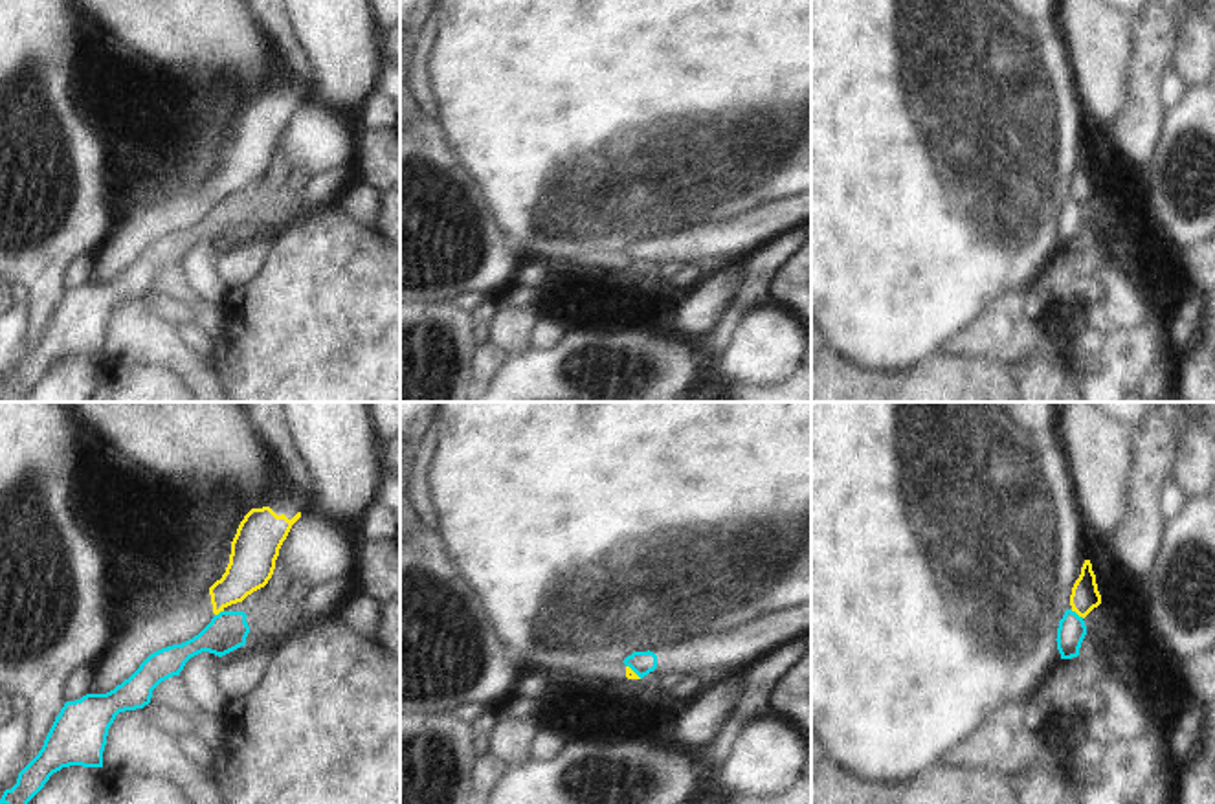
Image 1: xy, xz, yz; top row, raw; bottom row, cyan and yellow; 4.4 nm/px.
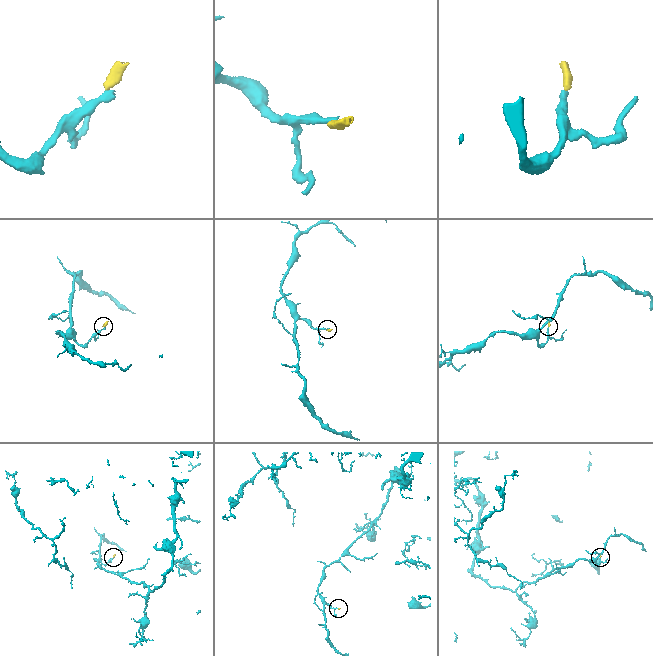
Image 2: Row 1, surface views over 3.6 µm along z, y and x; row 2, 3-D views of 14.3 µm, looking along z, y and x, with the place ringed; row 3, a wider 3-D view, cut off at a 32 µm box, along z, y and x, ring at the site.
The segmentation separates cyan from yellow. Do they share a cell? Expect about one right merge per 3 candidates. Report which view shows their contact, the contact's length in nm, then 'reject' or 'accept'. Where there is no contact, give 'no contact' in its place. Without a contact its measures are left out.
contact in yz; length 70 nm; reject

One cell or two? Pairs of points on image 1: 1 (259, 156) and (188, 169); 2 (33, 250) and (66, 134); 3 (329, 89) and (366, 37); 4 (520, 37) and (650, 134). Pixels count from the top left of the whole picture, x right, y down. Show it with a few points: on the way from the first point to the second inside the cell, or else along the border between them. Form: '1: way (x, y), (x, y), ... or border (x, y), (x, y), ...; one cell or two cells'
1: way (241, 156), (206, 156); one cell
2: way (33, 221), (33, 167), (37, 164); one cell
3: way (342, 76), (344, 59), (353, 50); one cell
4: way (553, 37), (617, 101); one cell

